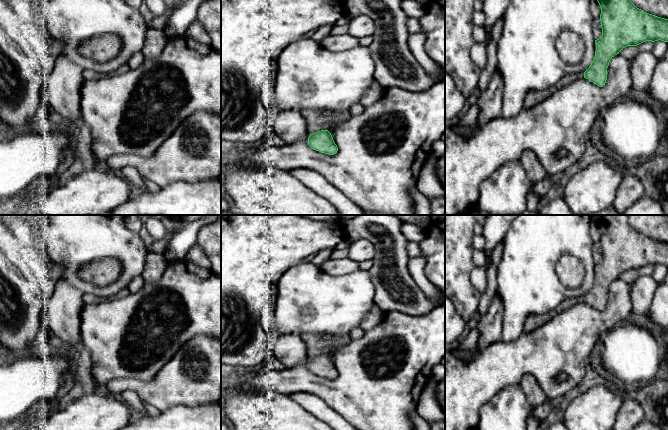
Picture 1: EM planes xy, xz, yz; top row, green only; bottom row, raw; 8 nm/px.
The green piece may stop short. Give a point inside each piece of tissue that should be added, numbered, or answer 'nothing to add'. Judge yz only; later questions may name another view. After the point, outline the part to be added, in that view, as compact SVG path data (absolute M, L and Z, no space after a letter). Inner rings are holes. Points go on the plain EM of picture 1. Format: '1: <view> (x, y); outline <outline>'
1: yz (534, 321); outline M584 296L567 298L564 301L562 301L554 310L550 311L547 314L530 315L526 319L524 325L524 331L525 332L534 331L535 329L539 328L541 325L545 324L547 321L549 321L553 316L568 310L570 307L572 307L574 304L578 302L584 302Z

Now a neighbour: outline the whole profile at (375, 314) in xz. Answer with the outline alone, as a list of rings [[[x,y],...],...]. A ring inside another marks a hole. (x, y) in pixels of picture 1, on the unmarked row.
[[[373,303],[368,313],[364,316],[360,324],[360,329],[368,331],[374,328],[383,318],[384,312]]]

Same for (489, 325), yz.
[[[497,293],[488,311],[483,316],[479,317],[476,329],[479,331],[480,337],[475,351],[480,351],[490,344],[501,340],[503,312],[503,302]]]

